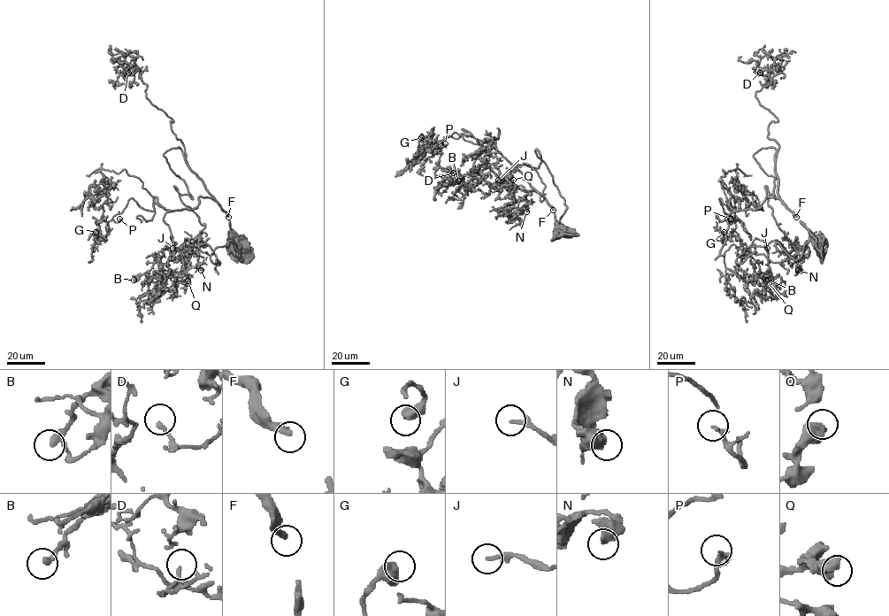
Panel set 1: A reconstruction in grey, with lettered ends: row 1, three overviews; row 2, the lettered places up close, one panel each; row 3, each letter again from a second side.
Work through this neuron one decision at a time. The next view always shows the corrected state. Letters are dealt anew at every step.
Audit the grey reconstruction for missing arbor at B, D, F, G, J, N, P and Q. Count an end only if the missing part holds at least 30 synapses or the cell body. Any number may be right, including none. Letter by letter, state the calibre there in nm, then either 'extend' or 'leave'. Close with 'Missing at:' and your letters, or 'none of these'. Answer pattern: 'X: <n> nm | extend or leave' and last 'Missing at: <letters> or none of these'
B: 320 nm | leave
D: 170 nm | leave
F: 360 nm | leave
G: 600 nm | extend
J: 240 nm | extend
N: 400 nm | leave
P: 220 nm | extend
Q: 600 nm | extend
Missing at: G, J, P, Q

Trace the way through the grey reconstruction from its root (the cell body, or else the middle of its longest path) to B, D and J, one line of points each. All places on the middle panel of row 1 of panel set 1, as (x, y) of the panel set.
B: (497, 138), (498, 133), (489, 150), (490, 155), (485, 168), (464, 174), (458, 180)
D: (497, 138), (488, 140), (538, 192), (509, 192), (501, 180), (496, 191), (471, 168), (465, 190), (453, 173)
J: (497, 138), (496, 150), (485, 152), (497, 160), (501, 179), (494, 185), (508, 181), (498, 180)

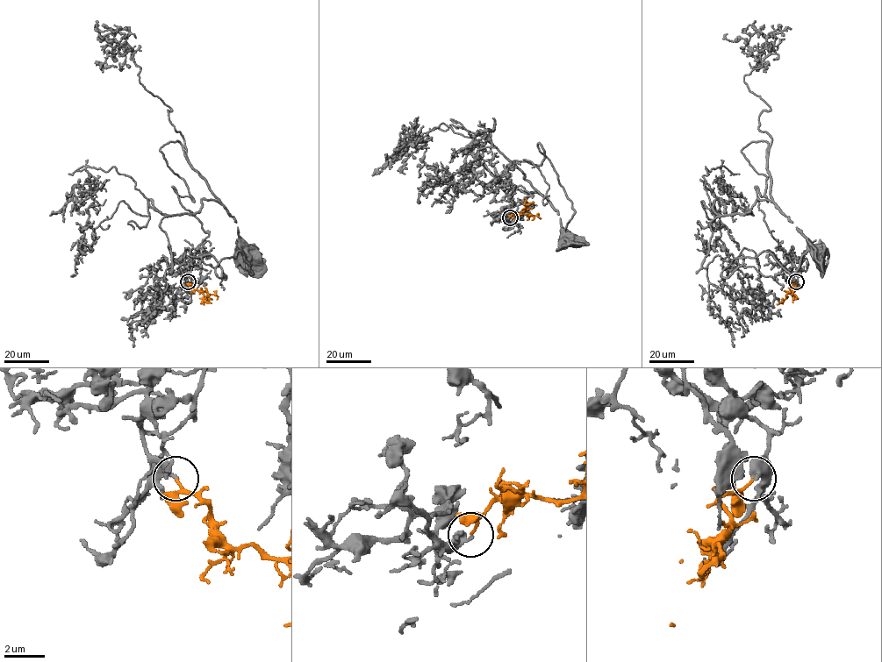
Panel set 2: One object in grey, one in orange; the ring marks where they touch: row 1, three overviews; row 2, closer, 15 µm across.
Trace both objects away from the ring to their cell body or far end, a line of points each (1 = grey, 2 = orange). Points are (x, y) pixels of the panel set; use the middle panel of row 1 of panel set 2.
1: (510, 217), (531, 194), (482, 163), (541, 194), (494, 124), (488, 186), (540, 144), (584, 245)
2: (510, 217), (512, 214), (522, 214), (527, 204), (534, 202)

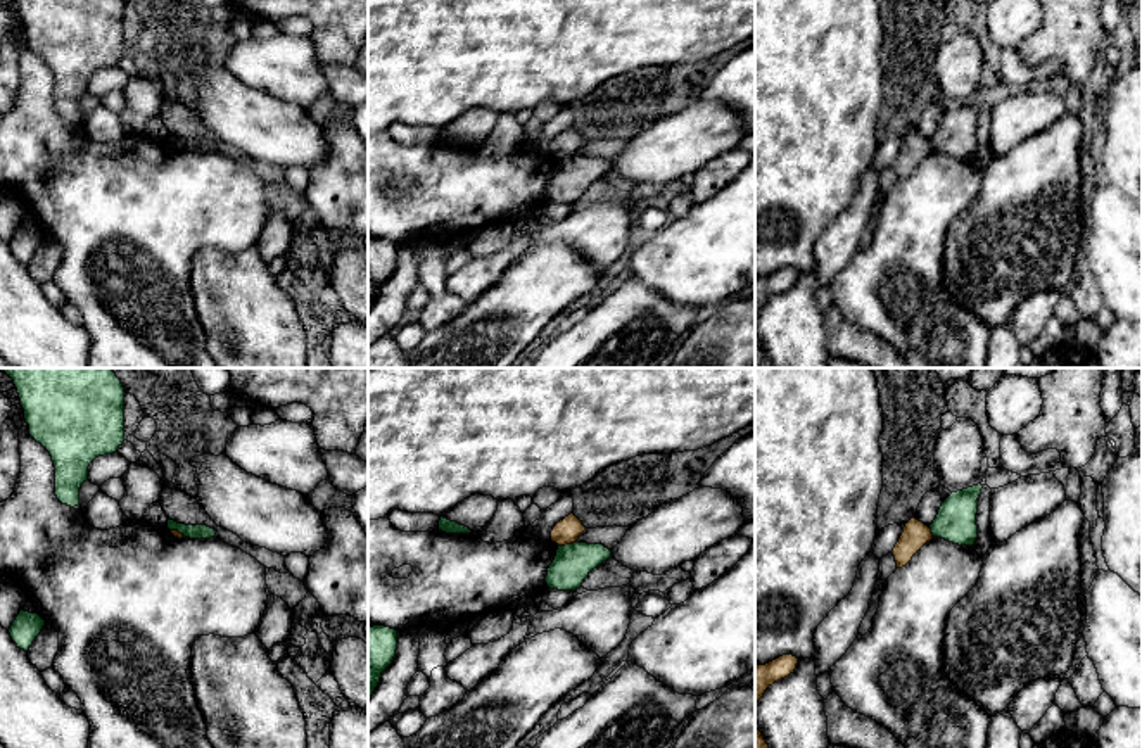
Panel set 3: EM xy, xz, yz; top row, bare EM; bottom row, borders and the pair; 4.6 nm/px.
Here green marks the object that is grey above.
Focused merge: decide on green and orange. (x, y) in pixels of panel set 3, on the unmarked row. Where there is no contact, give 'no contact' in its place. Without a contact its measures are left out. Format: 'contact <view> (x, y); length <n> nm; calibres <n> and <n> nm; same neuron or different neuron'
contact xz (567, 158); length 90 nm; calibres 180 and 120 nm; different neuron

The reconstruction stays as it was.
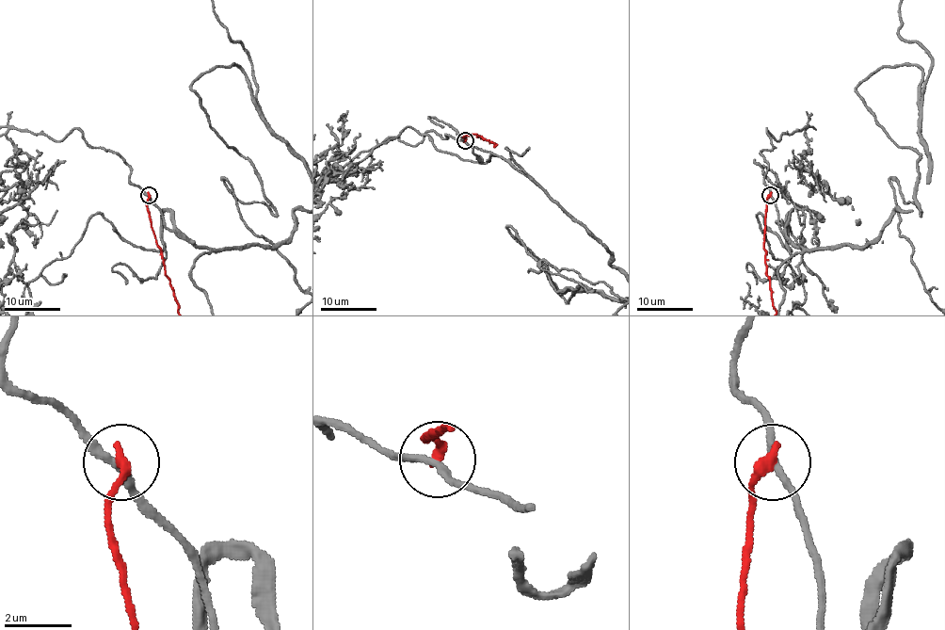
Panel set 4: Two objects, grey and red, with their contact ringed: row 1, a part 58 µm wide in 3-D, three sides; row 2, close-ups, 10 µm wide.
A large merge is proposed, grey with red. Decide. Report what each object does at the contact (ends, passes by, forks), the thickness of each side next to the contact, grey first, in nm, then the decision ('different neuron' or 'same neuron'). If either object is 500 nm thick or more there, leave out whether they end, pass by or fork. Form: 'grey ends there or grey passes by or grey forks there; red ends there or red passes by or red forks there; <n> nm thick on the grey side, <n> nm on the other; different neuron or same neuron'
grey passes by; red ends there; 200 nm thick on the grey side, 340 nm on the other; different neuron

